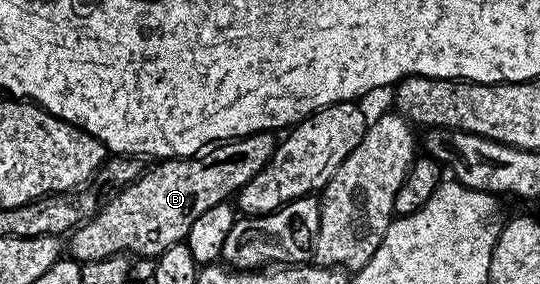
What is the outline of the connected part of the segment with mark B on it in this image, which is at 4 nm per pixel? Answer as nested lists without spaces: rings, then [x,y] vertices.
[[[272,131],[257,132],[253,136],[243,136],[239,140],[226,140],[208,150],[202,151],[196,156],[188,158],[165,158],[153,169],[142,171],[141,177],[131,186],[127,186],[119,194],[115,194],[110,200],[105,201],[91,219],[84,224],[78,224],[67,236],[67,252],[72,259],[78,262],[95,262],[103,258],[132,254],[138,256],[161,255],[163,250],[182,243],[185,236],[191,230],[191,222],[199,218],[199,214],[211,210],[211,206],[219,206],[230,198],[236,197],[263,166],[275,154],[279,140]]]

